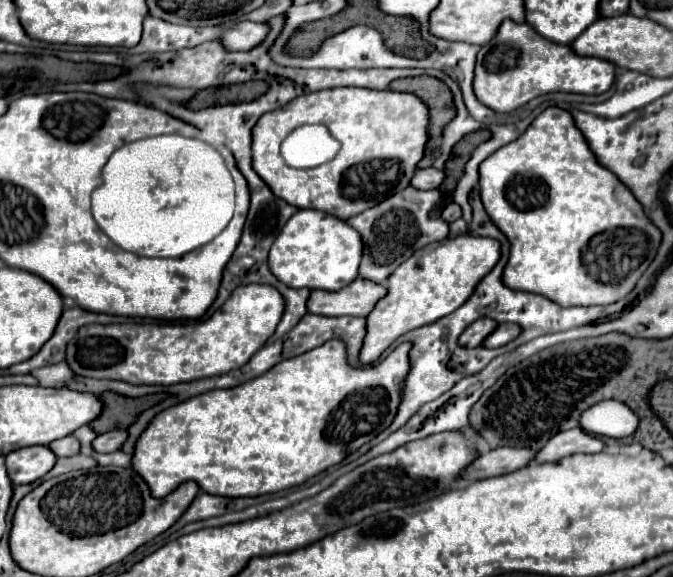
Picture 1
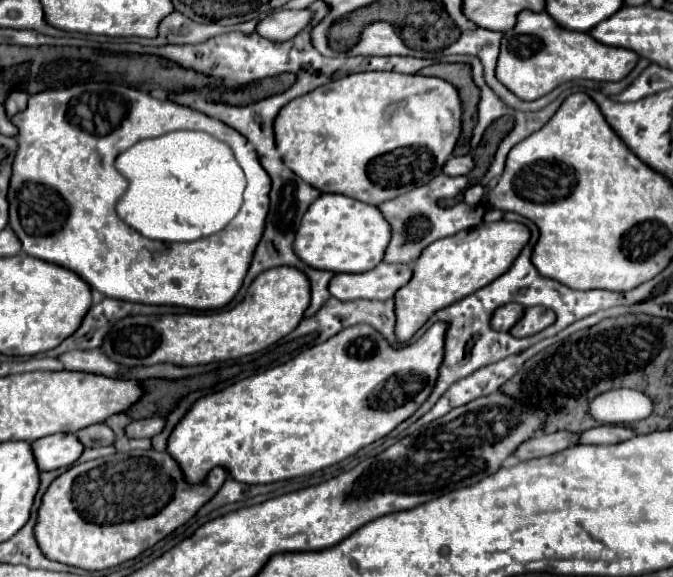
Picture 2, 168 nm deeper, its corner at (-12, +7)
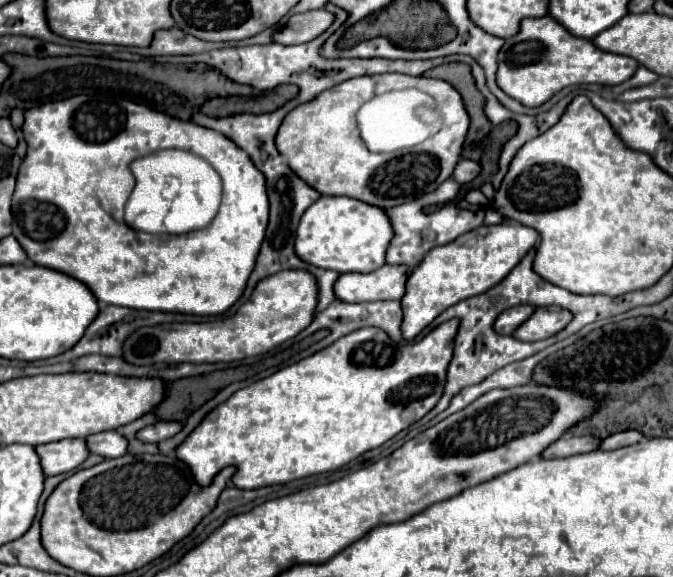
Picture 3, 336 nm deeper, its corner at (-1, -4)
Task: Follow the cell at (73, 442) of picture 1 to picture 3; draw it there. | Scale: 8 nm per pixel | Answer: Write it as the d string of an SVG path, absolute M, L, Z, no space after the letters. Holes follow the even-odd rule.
M107 430L87 436L87 446L93 454L101 454L103 458L119 458L127 454L129 440L117 430Z

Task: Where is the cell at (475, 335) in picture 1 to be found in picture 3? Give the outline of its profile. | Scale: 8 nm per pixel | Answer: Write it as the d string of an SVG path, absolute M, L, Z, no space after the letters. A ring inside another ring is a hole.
M519 304L519 306L511 306L507 308L495 322L495 332L499 334L513 334L531 314L533 314L535 306L531 304Z

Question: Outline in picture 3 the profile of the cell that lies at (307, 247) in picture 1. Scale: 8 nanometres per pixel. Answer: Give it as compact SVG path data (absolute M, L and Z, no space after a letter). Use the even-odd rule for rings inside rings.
M321 196L301 216L295 252L301 260L335 272L373 272L385 264L385 252L393 238L393 226L383 208L363 204L347 196Z

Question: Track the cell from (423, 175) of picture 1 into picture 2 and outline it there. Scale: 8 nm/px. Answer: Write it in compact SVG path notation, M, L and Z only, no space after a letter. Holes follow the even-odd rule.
M464 155L464 157L450 157L446 163L444 163L444 169L442 173L448 175L448 177L458 177L458 175L468 175L468 171L474 167L474 161L472 157Z

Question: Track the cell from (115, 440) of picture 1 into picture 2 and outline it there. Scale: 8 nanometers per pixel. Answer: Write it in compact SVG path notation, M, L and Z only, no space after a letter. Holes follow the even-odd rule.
M150 417L150 419L140 419L140 421L132 421L126 427L126 435L130 439L142 439L142 437L154 437L156 433L160 433L164 427L164 419L162 417Z

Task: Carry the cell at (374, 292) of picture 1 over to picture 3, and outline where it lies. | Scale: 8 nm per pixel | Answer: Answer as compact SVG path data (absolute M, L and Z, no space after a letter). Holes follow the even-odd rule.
M385 264L369 276L353 276L353 272L339 276L335 294L343 302L373 302L373 300L401 300L411 268Z

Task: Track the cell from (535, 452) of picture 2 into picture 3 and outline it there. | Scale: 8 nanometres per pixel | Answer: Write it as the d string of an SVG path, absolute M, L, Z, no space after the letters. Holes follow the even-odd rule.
M567 436L567 438L553 442L543 452L543 456L545 458L565 458L565 456L573 456L573 454L593 452L599 446L601 446L601 438L597 438L597 436Z

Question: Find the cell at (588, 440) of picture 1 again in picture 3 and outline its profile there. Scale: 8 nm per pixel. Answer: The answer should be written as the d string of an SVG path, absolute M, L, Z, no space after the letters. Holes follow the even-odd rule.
M625 430L625 432L617 432L617 434L611 434L609 438L605 438L603 444L601 444L601 448L603 450L615 450L615 448L637 444L641 440L645 440L645 436L641 436L641 432L637 432L637 430Z

